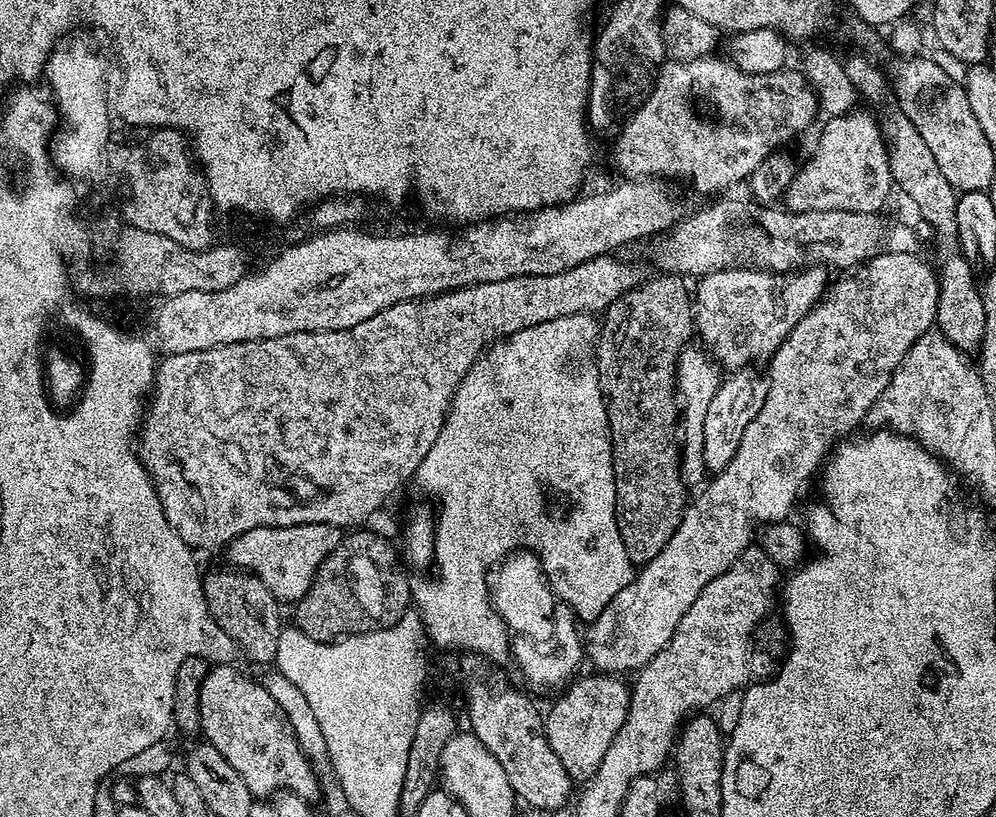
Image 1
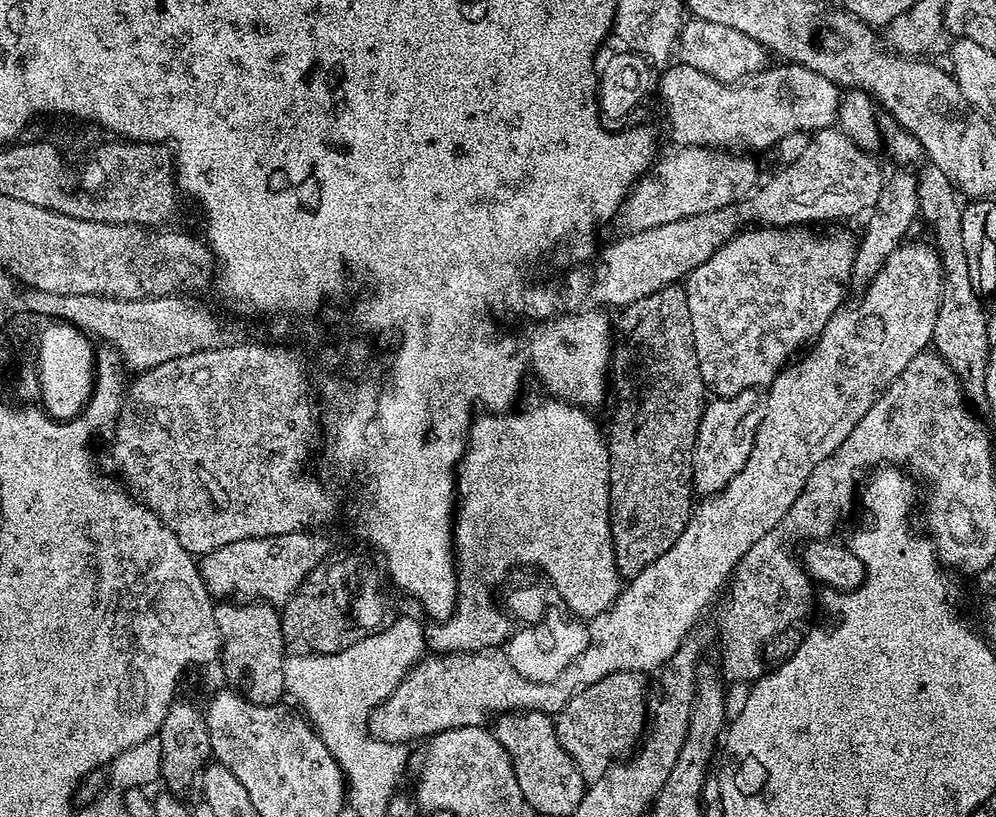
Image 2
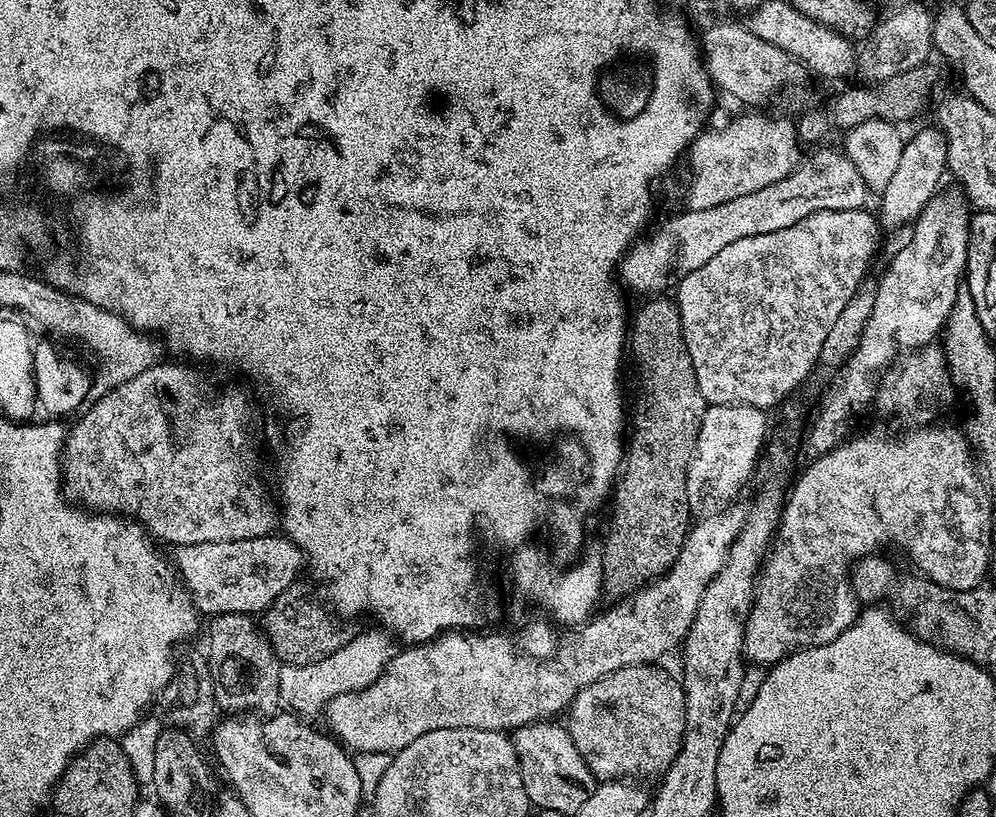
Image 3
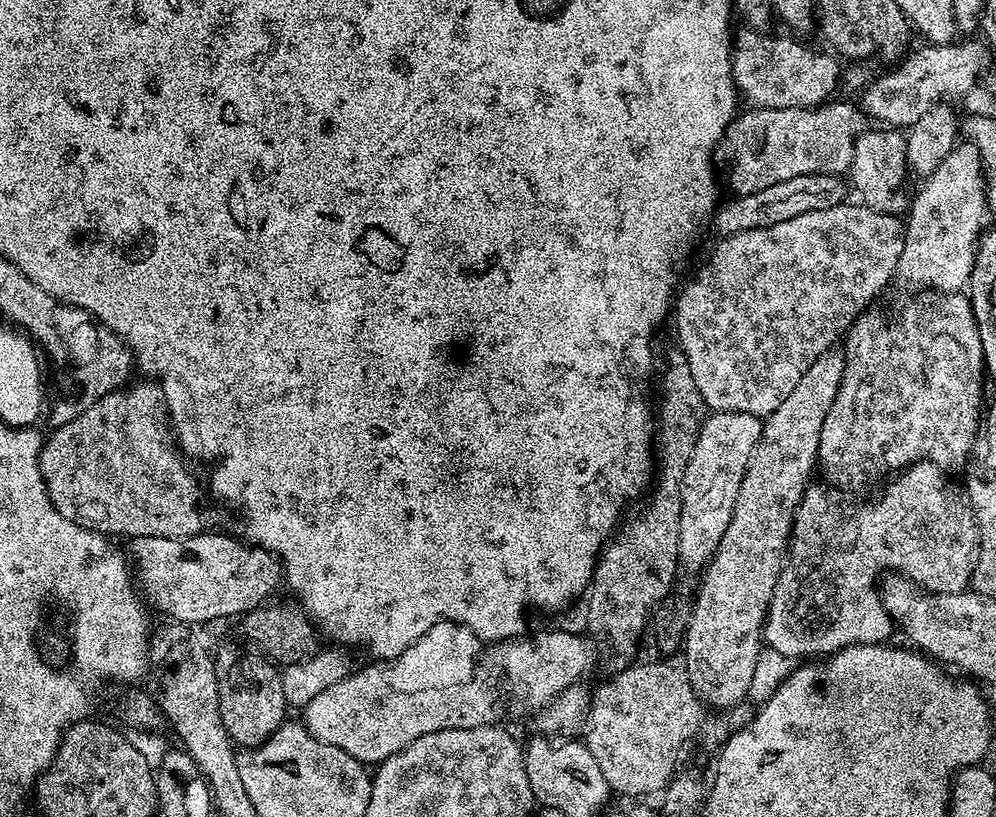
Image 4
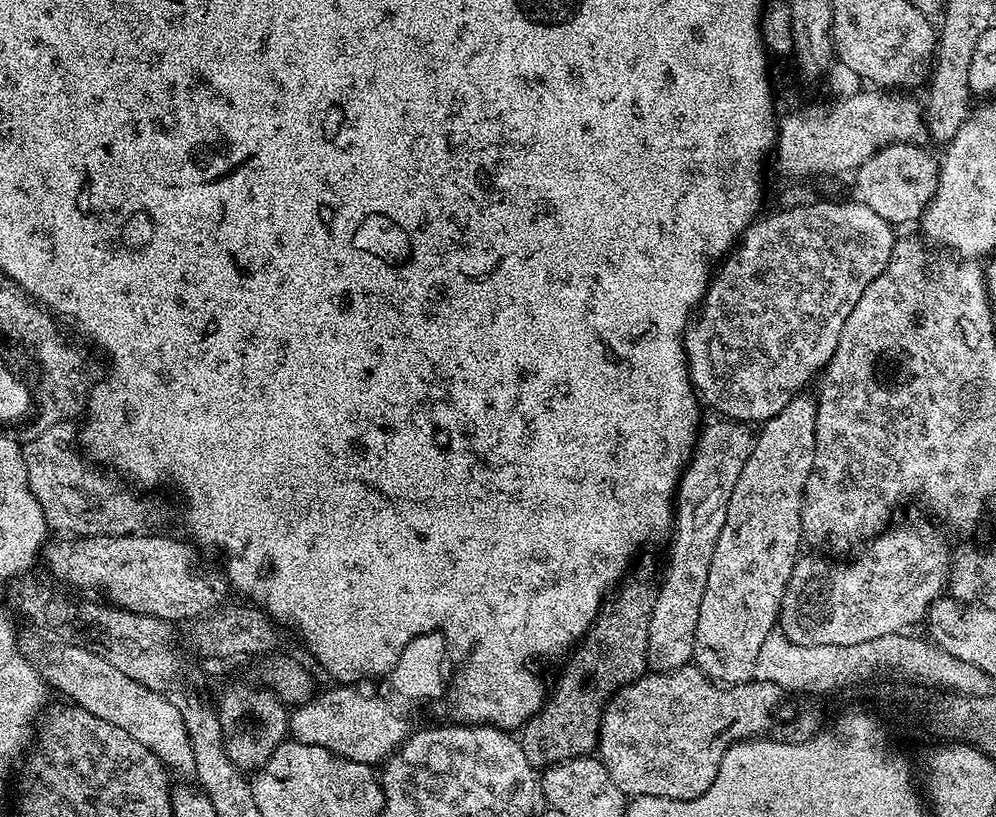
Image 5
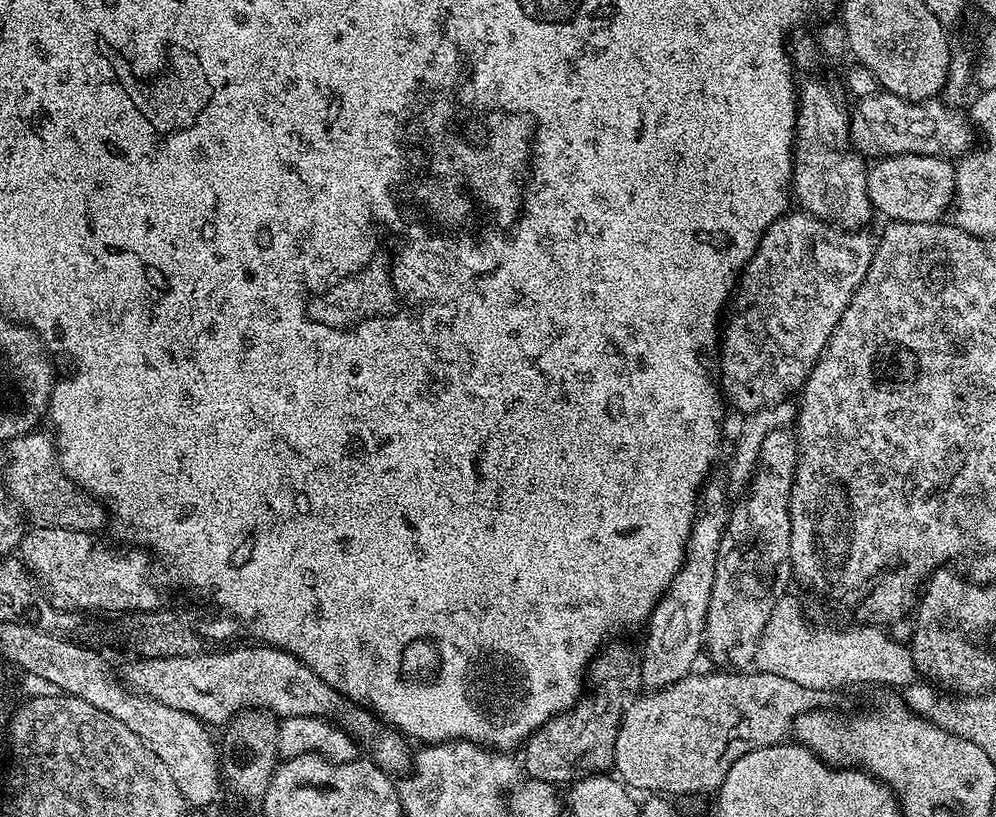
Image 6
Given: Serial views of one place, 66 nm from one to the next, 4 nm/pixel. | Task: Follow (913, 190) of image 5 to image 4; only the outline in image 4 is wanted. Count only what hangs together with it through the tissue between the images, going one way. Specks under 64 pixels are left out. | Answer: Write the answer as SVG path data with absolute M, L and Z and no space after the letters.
M876 126L876 129L866 130L856 139L854 158L850 169L852 184L861 201L875 212L890 212L900 214L906 208L906 196L896 192L904 184L904 175L909 175L908 142L905 133L893 130L888 126Z

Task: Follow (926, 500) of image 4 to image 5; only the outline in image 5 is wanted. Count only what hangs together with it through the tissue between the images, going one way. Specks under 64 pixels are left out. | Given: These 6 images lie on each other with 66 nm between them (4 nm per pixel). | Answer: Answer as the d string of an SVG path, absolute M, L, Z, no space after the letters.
M928 520L918 521L916 528L908 524L889 527L867 541L866 546L851 557L853 560L849 564L831 564L820 556L801 555L782 598L778 626L783 636L798 646L852 646L884 634L903 633L911 629L911 624L919 620L921 623L927 617L928 607L945 595L954 559L954 552L948 549L943 534L939 532L941 529Z

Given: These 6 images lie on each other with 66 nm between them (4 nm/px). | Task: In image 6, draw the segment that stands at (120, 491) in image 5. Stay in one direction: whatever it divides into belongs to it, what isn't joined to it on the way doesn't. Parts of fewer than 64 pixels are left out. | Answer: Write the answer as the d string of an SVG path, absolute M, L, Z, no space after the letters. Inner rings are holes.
M47 431L28 432L7 441L8 481L6 487L15 507L32 519L37 528L65 528L99 533L106 521L106 509L95 496L78 487L60 468L55 439ZM48 435L48 436L47 436ZM28 515L28 516L27 516Z

